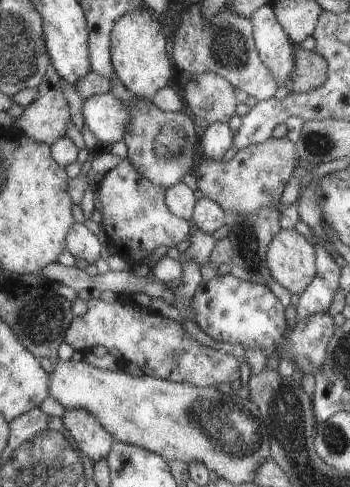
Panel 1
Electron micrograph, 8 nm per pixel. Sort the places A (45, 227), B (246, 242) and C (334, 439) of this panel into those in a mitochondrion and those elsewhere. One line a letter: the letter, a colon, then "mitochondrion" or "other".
A: other
B: mitochondrion
C: mitochondrion

